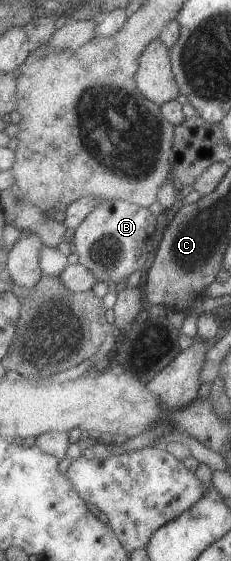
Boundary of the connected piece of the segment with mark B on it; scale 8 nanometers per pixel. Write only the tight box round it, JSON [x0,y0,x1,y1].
[71,199,156,284]

